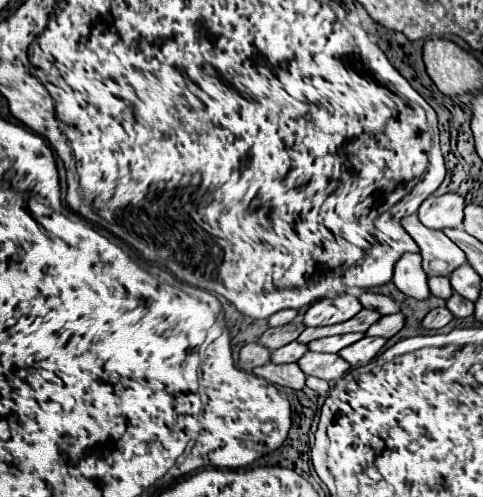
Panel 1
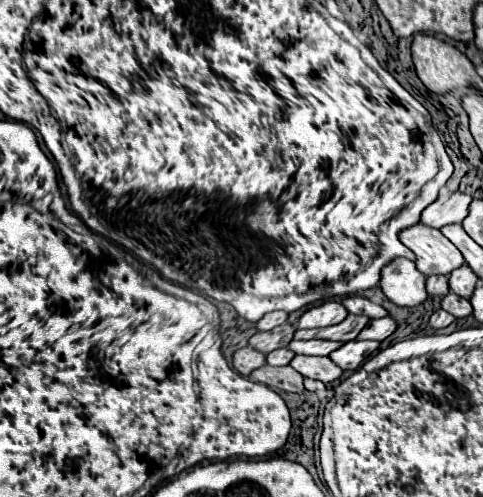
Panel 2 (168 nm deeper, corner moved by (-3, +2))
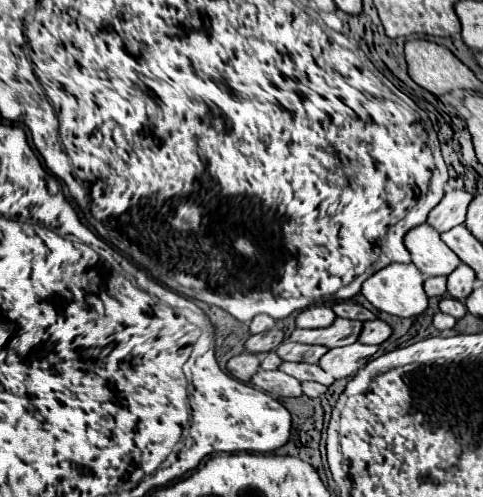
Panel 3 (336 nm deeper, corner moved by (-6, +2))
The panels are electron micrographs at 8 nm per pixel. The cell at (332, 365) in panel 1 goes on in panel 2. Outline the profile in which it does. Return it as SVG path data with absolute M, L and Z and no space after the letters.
M296 355L290 365L302 373L304 377L318 379L322 383L336 381L342 375L342 369L330 359L330 357L308 357L308 355Z

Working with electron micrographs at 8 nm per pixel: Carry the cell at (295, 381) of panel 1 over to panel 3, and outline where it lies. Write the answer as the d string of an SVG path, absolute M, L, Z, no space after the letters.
M259 369L251 377L251 383L261 391L271 393L273 397L299 397L299 395L303 395L301 383L295 377L281 373L279 369L275 369L275 371Z

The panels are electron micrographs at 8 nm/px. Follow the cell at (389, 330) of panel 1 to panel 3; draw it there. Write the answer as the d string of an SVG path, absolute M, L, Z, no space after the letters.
M373 319L363 323L359 341L365 345L381 345L385 339L389 339L389 335L391 335L391 327L379 319Z

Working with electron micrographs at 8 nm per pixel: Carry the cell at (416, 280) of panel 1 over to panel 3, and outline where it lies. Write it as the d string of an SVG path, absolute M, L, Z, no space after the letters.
M393 263L385 269L381 269L379 273L373 273L361 287L361 295L379 311L395 315L395 317L415 317L421 315L427 309L427 295L423 291L423 275L421 271L409 263L409 265L401 265L401 263Z

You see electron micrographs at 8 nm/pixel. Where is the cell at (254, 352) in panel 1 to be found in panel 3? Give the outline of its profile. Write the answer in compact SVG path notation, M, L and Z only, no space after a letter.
M241 353L241 355L235 355L227 361L227 371L237 379L237 381L243 381L243 383L249 383L251 377L259 371L259 365L261 365L261 359L257 355L251 355L251 353Z

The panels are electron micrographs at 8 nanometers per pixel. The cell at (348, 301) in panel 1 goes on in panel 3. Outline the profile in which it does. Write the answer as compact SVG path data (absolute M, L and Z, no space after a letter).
M313 305L313 307L307 307L305 311L301 311L295 319L295 325L301 327L301 329L319 329L319 327L327 327L335 321L335 313L325 307L325 305Z

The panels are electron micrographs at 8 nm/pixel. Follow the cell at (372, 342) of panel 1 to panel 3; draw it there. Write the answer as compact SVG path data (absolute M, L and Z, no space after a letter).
M359 341L349 347L335 347L319 359L319 367L331 373L335 379L349 379L377 353L377 349L379 347L363 345Z

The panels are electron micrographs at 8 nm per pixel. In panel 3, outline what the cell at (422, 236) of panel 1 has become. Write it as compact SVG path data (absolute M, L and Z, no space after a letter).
M427 223L411 229L405 235L405 247L423 277L449 275L461 263L459 257L441 241L439 233Z

